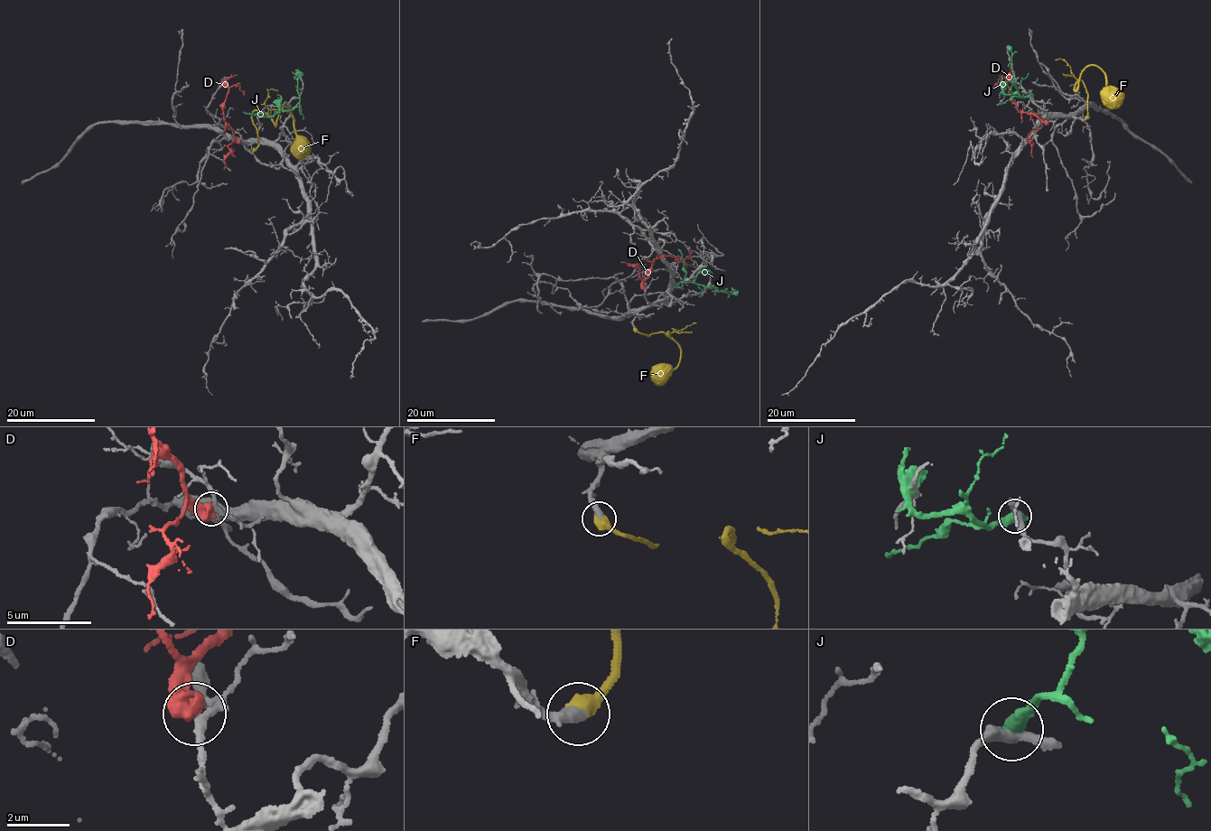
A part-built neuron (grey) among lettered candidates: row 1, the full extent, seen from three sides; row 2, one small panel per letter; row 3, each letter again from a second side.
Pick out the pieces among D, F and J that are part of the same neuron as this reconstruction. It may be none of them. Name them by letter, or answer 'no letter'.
F

